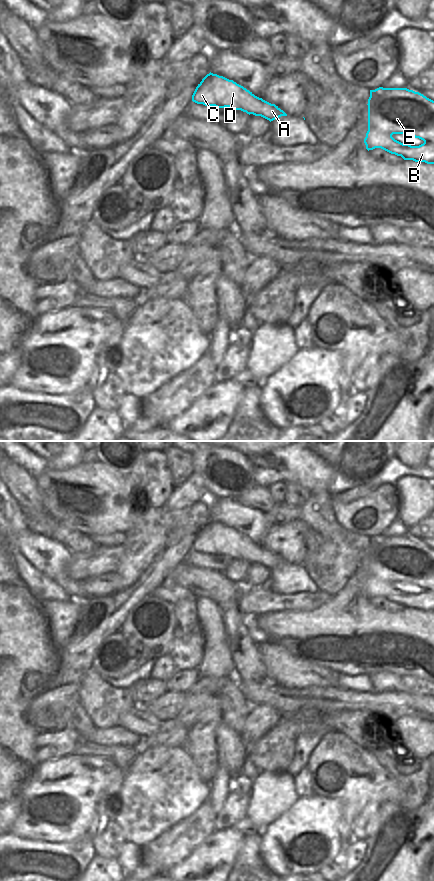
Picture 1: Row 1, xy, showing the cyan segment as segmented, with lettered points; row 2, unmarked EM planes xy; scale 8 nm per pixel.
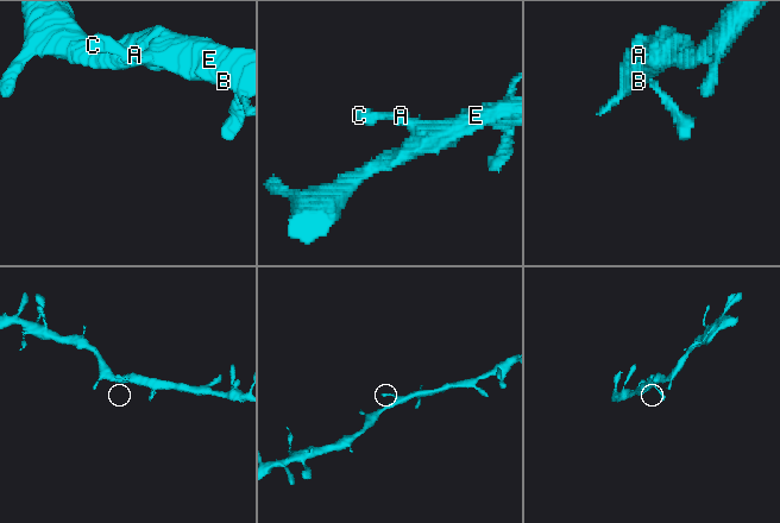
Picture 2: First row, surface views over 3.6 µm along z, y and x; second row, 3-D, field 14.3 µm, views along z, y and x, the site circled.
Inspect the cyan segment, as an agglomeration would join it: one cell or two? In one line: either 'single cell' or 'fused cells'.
single cell

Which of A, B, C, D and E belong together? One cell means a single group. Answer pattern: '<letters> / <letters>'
A B C D E

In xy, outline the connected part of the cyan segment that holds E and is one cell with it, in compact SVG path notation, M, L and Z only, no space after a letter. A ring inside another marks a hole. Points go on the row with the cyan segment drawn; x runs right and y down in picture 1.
M379 87L375 90L370 90L368 99L368 131L364 139L366 149L373 150L381 148L391 154L401 156L404 160L413 160L415 162L425 162L434 164L434 101L427 98L419 92L409 90L407 88L383 88ZM393 134L407 134L424 141L419 146L411 146L403 144L395 140Z

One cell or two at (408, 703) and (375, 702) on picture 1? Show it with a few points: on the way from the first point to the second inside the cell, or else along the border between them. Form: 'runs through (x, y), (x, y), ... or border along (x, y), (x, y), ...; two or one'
runs through (400, 703), (383, 703); one

